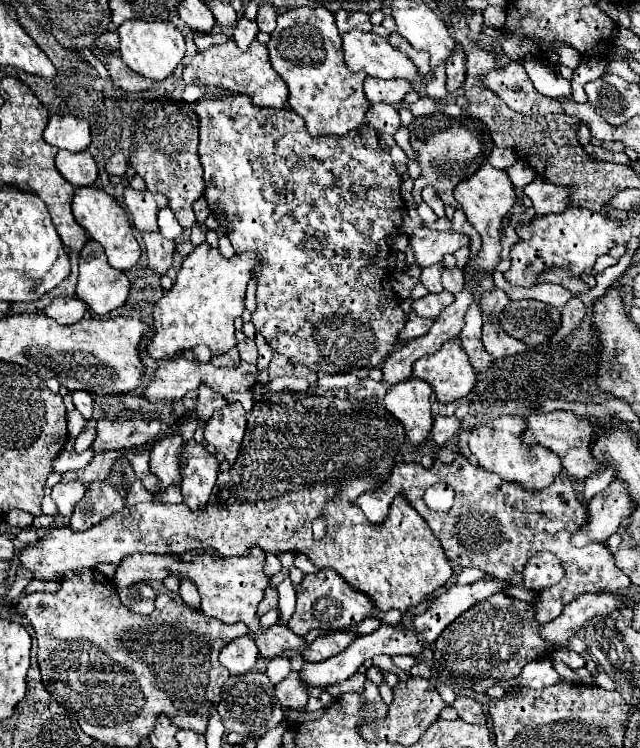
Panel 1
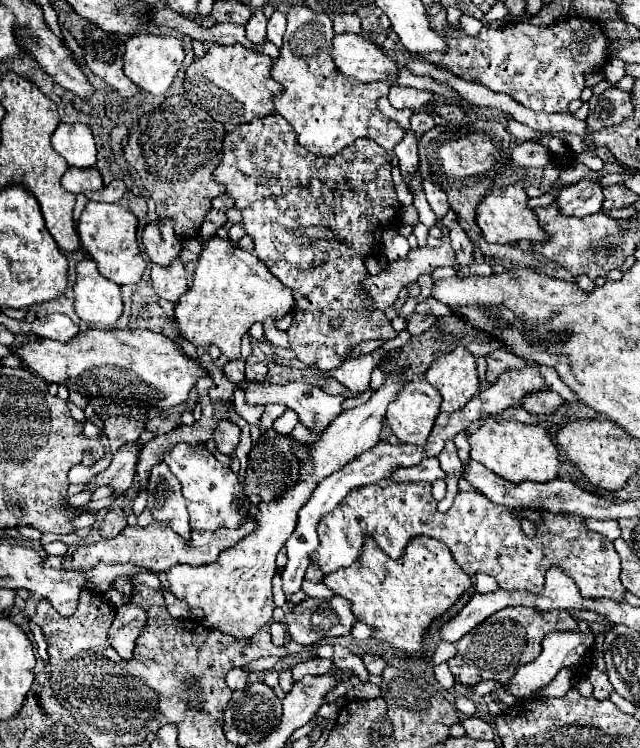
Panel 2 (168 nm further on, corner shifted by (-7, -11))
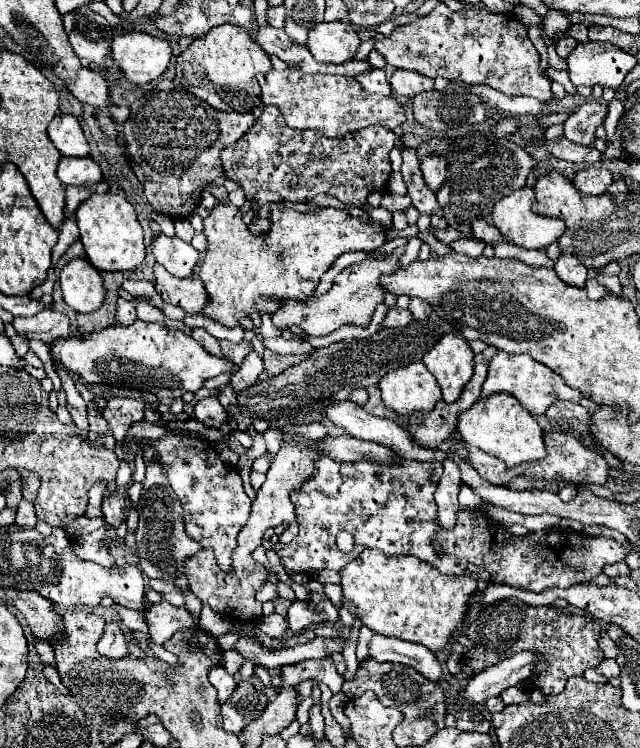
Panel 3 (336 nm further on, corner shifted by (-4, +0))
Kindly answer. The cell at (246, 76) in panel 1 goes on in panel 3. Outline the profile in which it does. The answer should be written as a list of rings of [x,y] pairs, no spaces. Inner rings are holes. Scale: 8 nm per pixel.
[[[220,25],[210,29],[202,39],[194,39],[194,43],[178,55],[174,65],[176,79],[184,89],[214,109],[236,113],[250,113],[260,107],[256,91],[252,93],[252,85],[258,85],[256,71],[270,69],[272,63],[268,53],[256,41],[252,41],[244,29],[234,25]]]

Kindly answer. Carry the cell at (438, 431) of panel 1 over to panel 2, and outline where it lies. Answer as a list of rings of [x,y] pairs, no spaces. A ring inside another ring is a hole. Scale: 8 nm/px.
[[[449,440],[443,448],[443,452],[439,454],[439,462],[441,462],[441,468],[443,472],[447,472],[445,476],[445,484],[447,484],[447,496],[439,502],[439,512],[447,512],[459,492],[459,472],[461,472],[461,460],[457,456],[457,448],[455,444]]]

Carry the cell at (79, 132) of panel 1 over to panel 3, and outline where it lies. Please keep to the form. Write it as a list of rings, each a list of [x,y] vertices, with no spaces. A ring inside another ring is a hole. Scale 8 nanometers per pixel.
[[[58,113],[48,127],[48,137],[52,139],[54,147],[62,155],[70,157],[88,157],[90,155],[90,143],[84,137],[84,131],[74,115]]]

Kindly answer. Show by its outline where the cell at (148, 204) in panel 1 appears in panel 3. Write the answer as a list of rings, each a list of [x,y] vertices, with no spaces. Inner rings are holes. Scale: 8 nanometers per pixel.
[[[164,233],[154,235],[152,239],[152,255],[160,265],[164,265],[176,277],[190,277],[192,269],[198,261],[198,251],[182,241],[180,237],[166,237]]]

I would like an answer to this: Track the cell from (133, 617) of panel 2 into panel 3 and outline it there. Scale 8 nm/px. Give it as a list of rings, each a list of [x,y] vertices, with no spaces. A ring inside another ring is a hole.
[[[108,621],[106,629],[98,641],[98,653],[110,659],[118,659],[128,655],[128,641],[120,627],[120,621]]]

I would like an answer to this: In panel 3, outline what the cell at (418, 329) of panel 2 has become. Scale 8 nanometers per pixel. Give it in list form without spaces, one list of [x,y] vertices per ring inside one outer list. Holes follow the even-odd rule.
[[[394,307],[388,311],[386,319],[384,319],[384,327],[404,327],[412,321],[412,313],[408,309],[400,309],[400,307]]]

